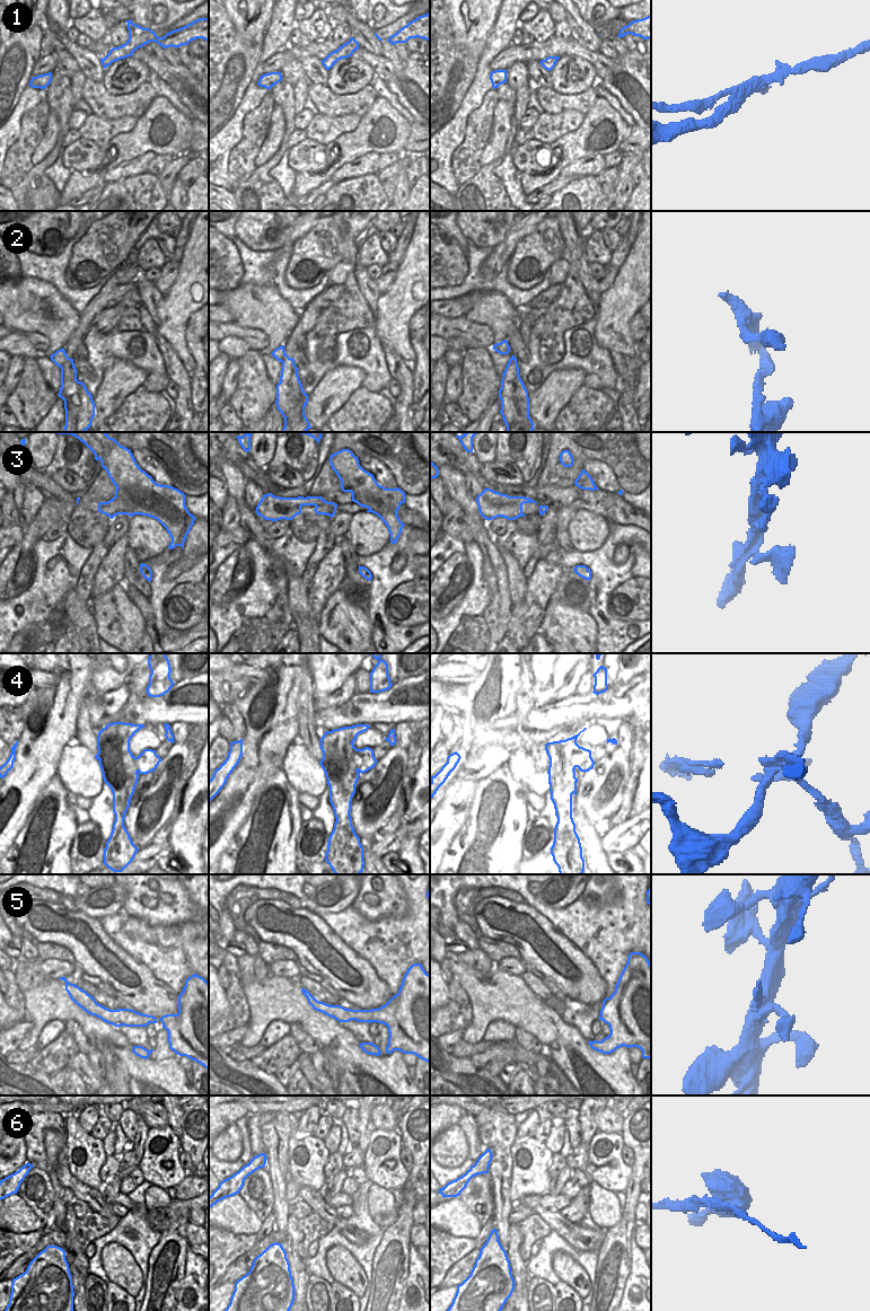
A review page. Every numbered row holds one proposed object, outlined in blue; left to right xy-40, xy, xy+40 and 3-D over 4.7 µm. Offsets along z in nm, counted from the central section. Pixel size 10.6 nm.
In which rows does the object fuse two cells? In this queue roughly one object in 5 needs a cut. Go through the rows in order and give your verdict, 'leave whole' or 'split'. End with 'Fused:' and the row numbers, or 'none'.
1: split
2: leave whole
3: leave whole
4: split
5: leave whole
6: split
Fused: 1, 4, 6

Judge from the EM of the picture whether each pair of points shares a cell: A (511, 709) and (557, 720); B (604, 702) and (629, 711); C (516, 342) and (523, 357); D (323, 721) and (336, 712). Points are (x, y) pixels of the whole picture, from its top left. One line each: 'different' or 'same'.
A: different
B: different
C: same
D: same

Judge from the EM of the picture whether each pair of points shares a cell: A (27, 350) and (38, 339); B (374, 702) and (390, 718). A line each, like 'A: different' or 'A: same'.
A: different
B: different

